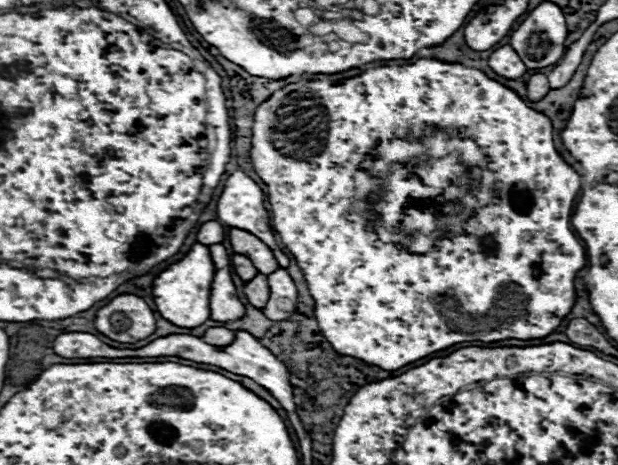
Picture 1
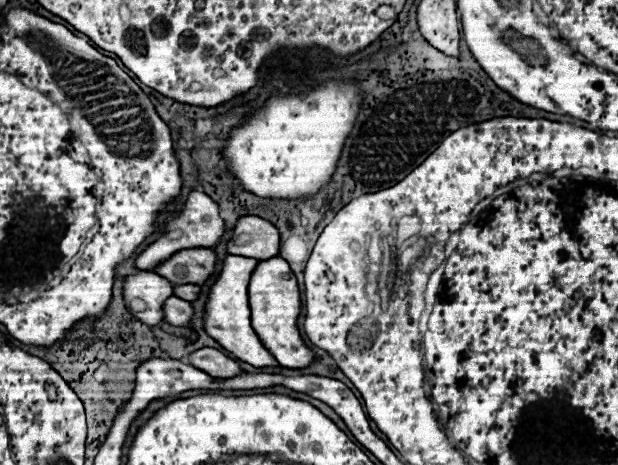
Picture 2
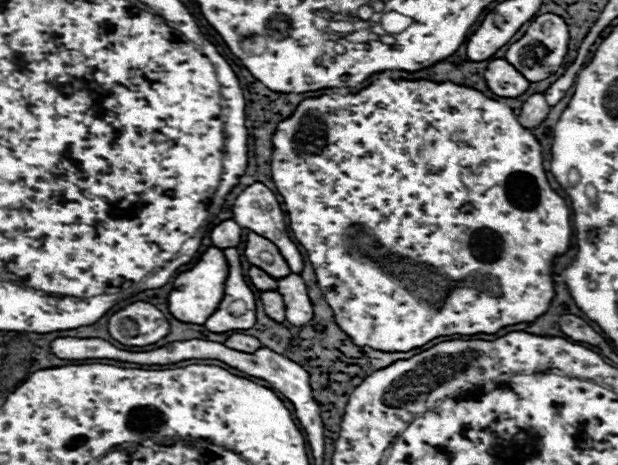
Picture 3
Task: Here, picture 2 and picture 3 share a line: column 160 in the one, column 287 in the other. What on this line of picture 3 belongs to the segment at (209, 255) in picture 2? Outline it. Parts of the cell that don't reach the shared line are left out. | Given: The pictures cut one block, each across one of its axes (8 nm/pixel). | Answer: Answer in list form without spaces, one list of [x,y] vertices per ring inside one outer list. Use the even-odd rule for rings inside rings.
[[[248,232],[244,240],[244,256],[252,266],[258,266],[260,270],[266,270],[272,278],[284,278],[290,274],[290,266],[282,258],[280,250],[264,236],[258,236],[254,232]]]

